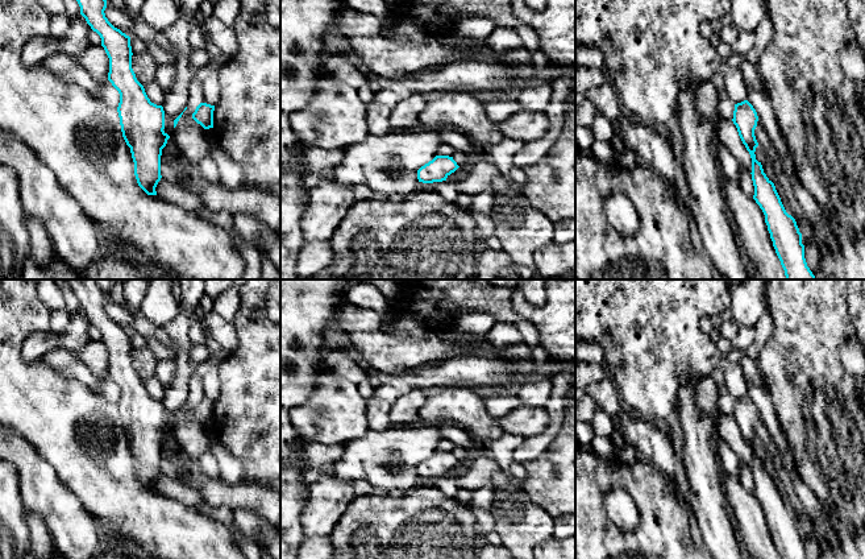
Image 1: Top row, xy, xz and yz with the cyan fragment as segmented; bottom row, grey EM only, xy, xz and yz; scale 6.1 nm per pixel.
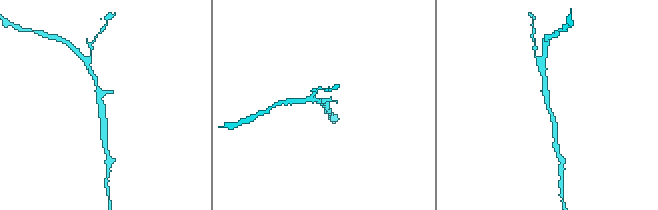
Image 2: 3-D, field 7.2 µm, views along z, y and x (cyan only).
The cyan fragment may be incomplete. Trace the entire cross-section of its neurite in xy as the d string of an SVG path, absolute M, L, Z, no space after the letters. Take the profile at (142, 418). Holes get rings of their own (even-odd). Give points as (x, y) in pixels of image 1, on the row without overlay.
M66 280L80 302L80 310L101 334L109 353L108 376L120 389L117 402L122 432L130 443L134 471L147 490L157 490L161 476L161 451L170 431L165 425L165 406L147 393L132 364L130 332L105 312L107 295L95 280Z

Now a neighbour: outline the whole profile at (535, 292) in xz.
M521 280L517 289L524 295L525 301L535 307L540 307L546 303L546 280Z

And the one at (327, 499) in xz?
M321 475L307 486L307 504L300 514L305 538L328 537L338 518L355 498L352 481L340 480L336 475Z

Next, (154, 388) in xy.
M155 374L150 376L146 381L144 381L144 384L151 398L157 401L163 401L165 388Z

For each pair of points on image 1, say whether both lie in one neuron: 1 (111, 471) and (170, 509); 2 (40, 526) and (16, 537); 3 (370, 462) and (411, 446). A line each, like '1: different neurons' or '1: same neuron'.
1: same neuron
2: different neurons
3: same neuron

